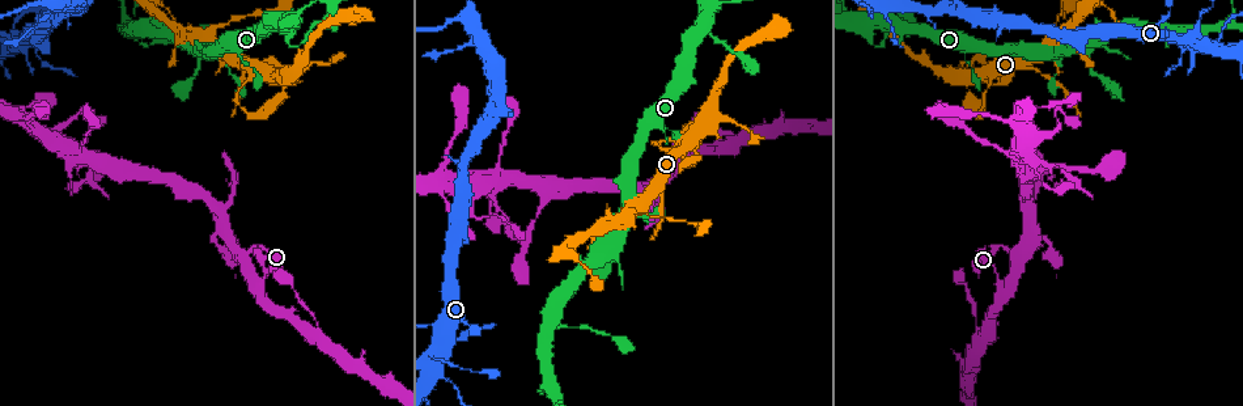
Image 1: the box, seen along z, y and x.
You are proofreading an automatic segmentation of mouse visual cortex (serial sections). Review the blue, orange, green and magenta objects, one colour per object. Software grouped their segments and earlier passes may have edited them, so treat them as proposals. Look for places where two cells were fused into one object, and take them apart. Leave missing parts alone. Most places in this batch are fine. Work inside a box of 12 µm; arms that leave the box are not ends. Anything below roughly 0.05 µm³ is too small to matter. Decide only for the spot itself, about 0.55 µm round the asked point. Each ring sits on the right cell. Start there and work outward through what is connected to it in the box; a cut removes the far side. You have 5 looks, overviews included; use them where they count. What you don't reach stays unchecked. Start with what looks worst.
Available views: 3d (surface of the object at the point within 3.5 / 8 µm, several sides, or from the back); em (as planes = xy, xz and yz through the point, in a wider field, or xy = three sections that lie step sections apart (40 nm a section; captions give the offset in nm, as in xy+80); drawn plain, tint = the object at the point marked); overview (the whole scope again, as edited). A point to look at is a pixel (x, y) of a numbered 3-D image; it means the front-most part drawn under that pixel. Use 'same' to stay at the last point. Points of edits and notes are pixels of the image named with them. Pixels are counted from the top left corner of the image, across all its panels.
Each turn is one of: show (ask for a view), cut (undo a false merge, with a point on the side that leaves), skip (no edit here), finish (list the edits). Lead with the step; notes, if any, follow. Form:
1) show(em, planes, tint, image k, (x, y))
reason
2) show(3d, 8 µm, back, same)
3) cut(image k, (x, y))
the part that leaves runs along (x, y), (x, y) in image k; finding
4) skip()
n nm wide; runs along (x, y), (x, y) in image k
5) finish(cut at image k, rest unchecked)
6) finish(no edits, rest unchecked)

show(3d, 8 µm, image 1, (980, 338))
a fork

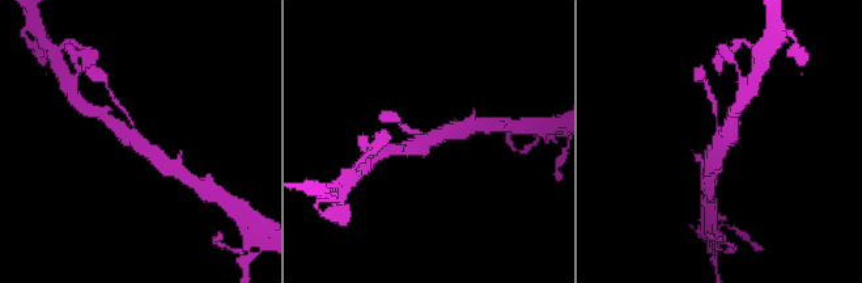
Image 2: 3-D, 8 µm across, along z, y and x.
show(em, xy, step 5, tint, image 2, (723, 139))
3 arms; arms of 150, 400, 450 nm

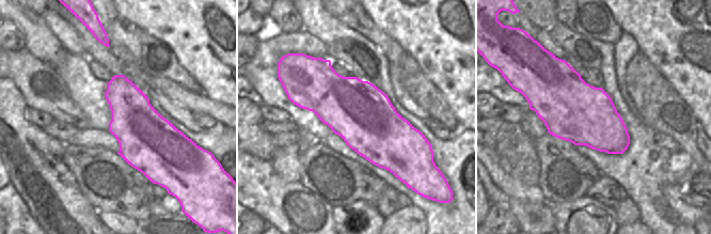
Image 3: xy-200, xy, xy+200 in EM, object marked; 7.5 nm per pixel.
skip()
runs along (105, 117), (162, 163) in image 2; continuous, no second cell

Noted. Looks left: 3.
show(3d, 8 µm, image 1, (1188, 38))
sharp bend

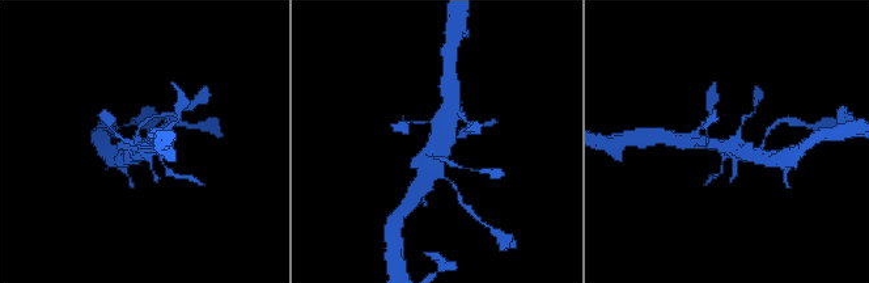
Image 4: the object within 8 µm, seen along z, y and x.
show(3d, 3.5 µm, image 4, (726, 148))

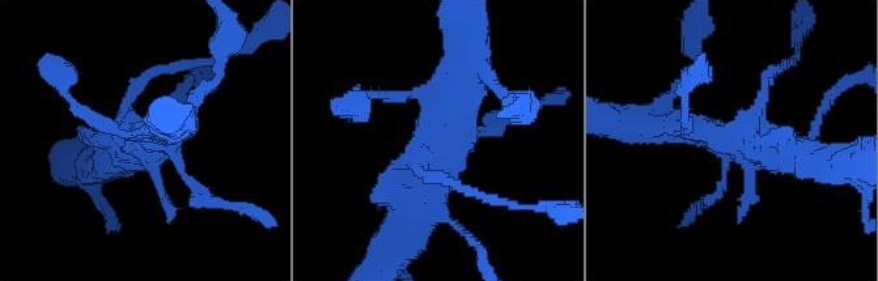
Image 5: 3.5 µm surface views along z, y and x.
skip()
runs along (475, 58), (414, 212) in image 5; one cell here

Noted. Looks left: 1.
finish(no edits, rest unchecked)

